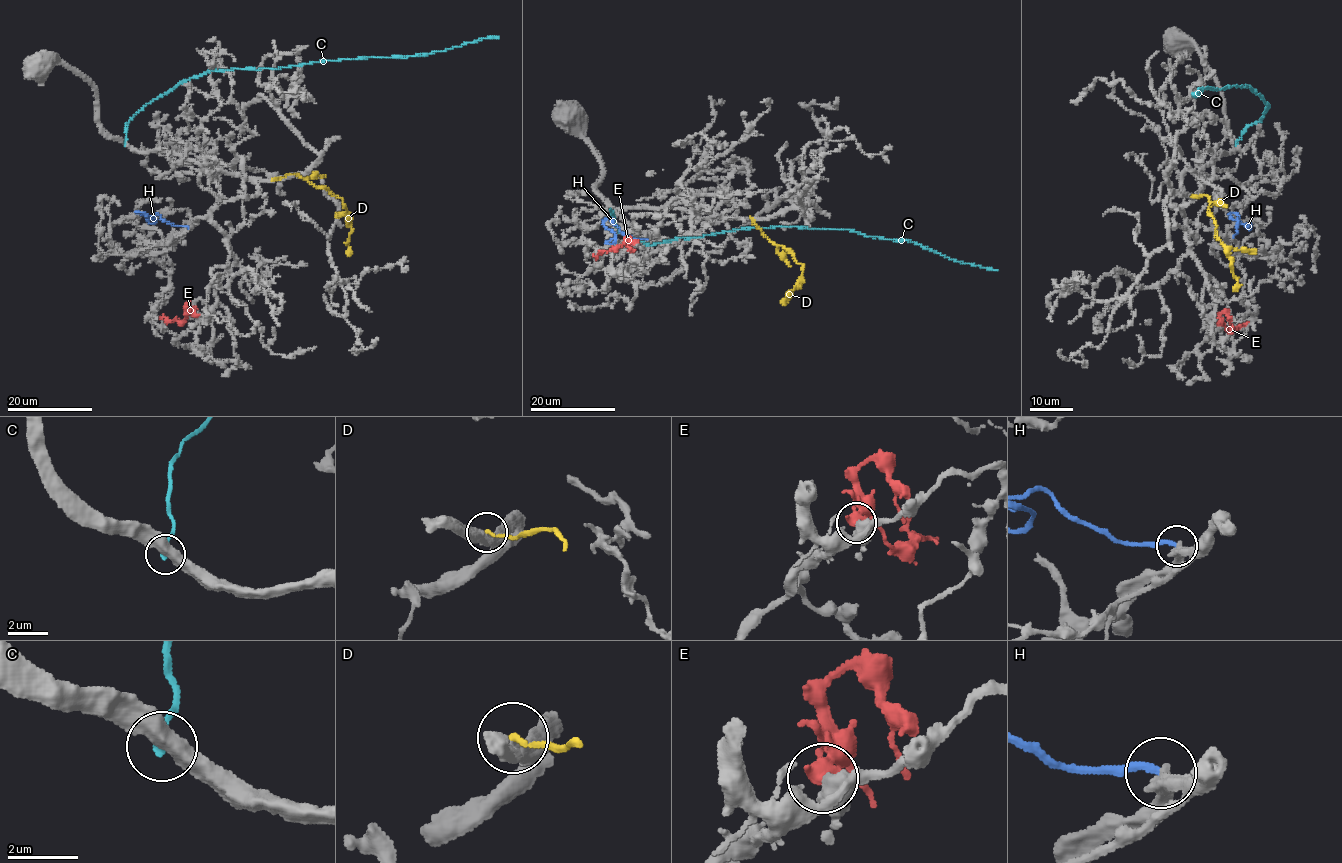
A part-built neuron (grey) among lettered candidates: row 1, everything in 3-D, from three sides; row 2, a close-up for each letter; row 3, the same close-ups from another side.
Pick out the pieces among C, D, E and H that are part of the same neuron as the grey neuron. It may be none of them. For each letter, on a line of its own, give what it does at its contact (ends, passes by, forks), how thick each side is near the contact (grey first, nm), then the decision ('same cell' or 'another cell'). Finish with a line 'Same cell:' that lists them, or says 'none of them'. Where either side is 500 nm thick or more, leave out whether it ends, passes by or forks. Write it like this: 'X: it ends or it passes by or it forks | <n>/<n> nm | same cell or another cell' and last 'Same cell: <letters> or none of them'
C: 500/200 nm | another cell
D: it ends | 320/170 nm | another cell
E: 440/500 nm | same cell
H: it ends | 360/220 nm | another cell
Same cell: E

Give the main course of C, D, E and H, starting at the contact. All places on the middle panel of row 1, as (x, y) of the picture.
C: (610, 209), (617, 230), (650, 245), (744, 227), (853, 230), (868, 237), (908, 240), (953, 260), (998, 270)
D: (751, 218), (764, 235), (789, 249), (797, 262), (803, 265), (798, 280), (800, 286), (788, 294)
E: (635, 243), (611, 248), (595, 259)
H: (645, 238), (633, 239), (622, 233), (606, 218), (603, 223), (612, 231), (615, 239), (606, 243), (612, 238)

